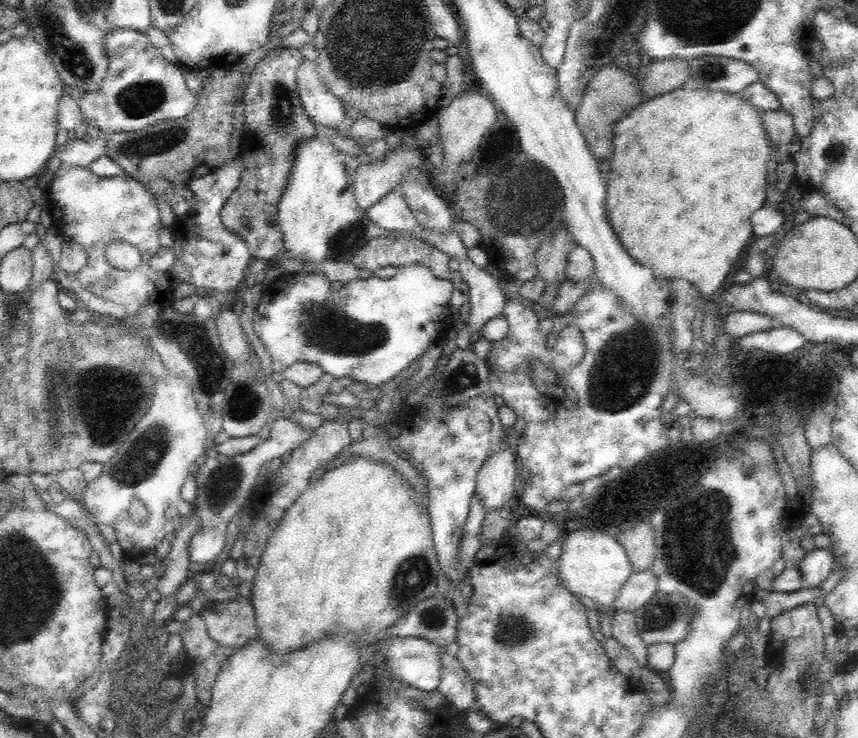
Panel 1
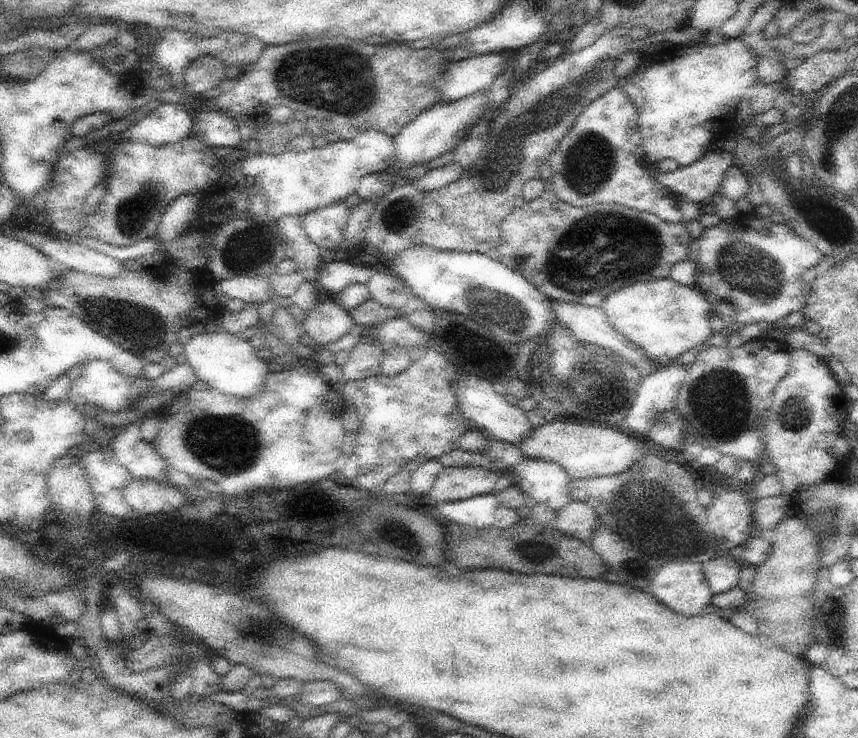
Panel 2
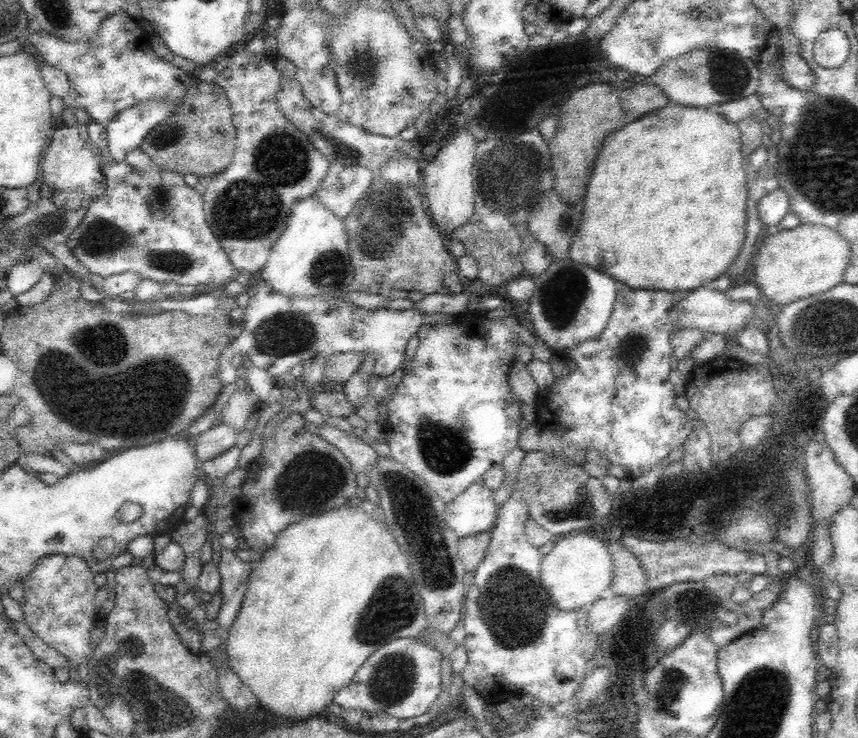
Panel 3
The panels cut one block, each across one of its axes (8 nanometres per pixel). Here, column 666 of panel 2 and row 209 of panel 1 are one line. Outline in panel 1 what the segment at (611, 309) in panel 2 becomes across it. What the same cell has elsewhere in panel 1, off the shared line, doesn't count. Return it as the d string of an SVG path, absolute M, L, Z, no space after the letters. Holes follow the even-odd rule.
M312 138L296 150L296 162L288 188L278 204L278 224L284 234L284 250L288 258L300 258L304 264L320 264L324 260L350 262L360 248L372 238L390 236L390 230L376 226L362 210L354 194L354 174L362 164L370 164L370 156L344 156L330 140Z

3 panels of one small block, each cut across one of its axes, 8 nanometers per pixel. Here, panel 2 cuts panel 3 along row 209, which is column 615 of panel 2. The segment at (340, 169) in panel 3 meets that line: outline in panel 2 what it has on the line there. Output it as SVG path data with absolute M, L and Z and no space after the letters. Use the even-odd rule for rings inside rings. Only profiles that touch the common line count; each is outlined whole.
M553 302L555 304L555 316L557 316L557 322L563 324L571 336L577 340L577 342L583 342L583 344L593 344L593 346L601 346L601 348L607 348L609 352L613 354L619 354L629 366L633 366L641 378L649 376L649 374L657 374L673 364L679 364L679 366L691 366L697 356L699 356L699 348L693 348L689 352L685 352L683 356L675 356L675 360L667 360L667 362L657 362L651 358L651 354L643 352L639 348L639 344L633 344L633 340L627 340L627 336L623 336L615 326L613 322L607 320L605 312L601 308L589 308L589 306L581 306L581 304L563 304L563 302Z

